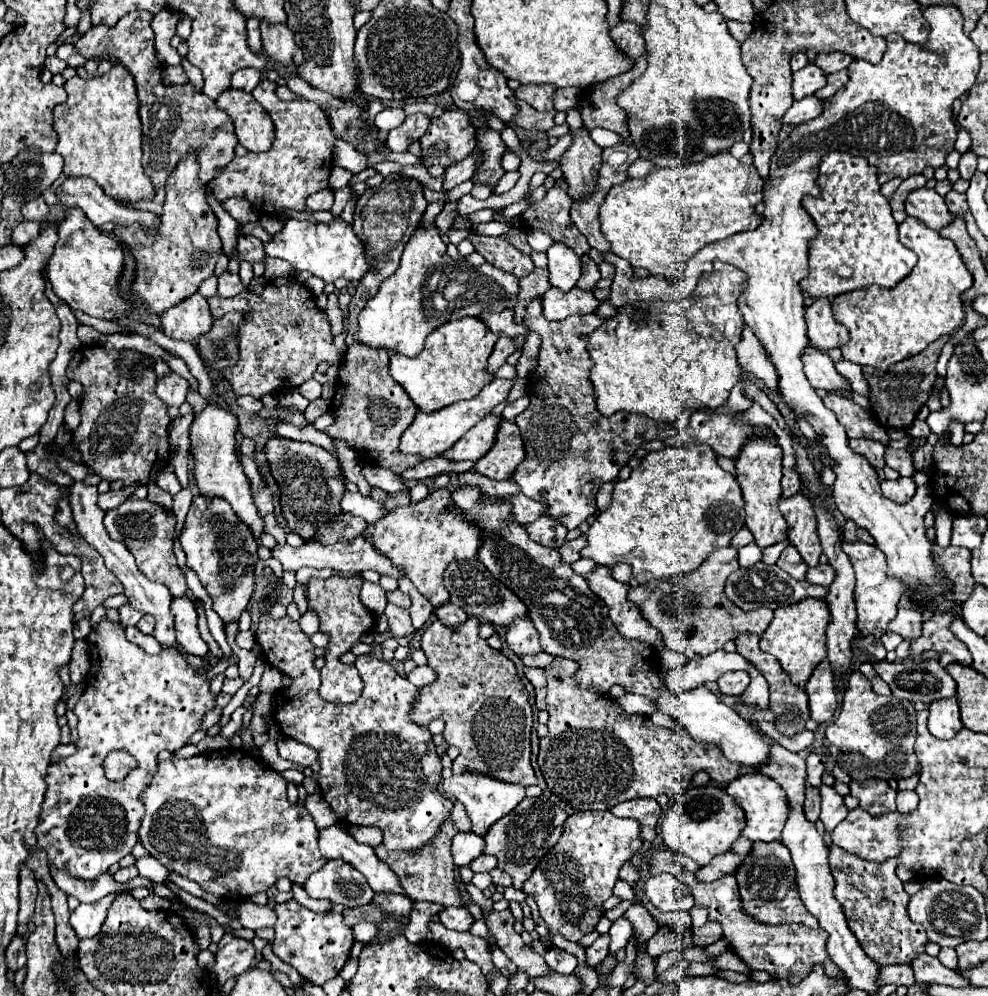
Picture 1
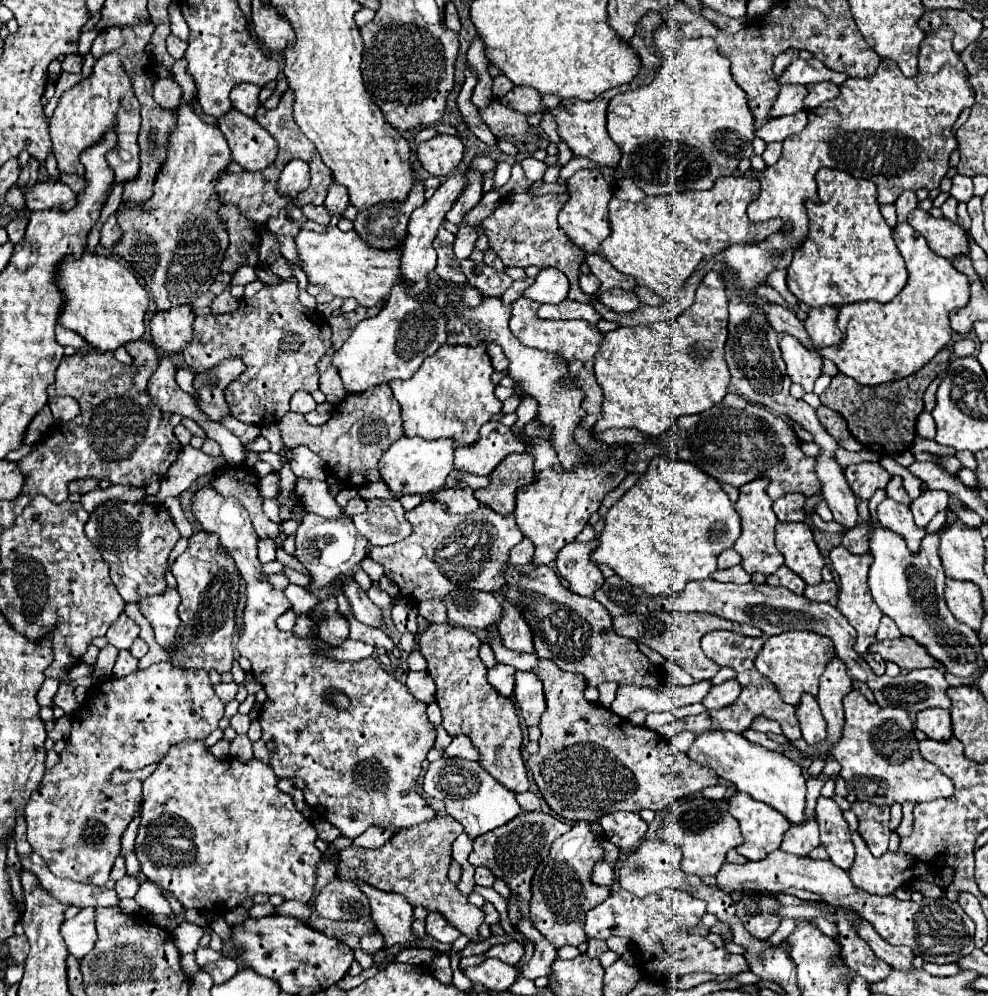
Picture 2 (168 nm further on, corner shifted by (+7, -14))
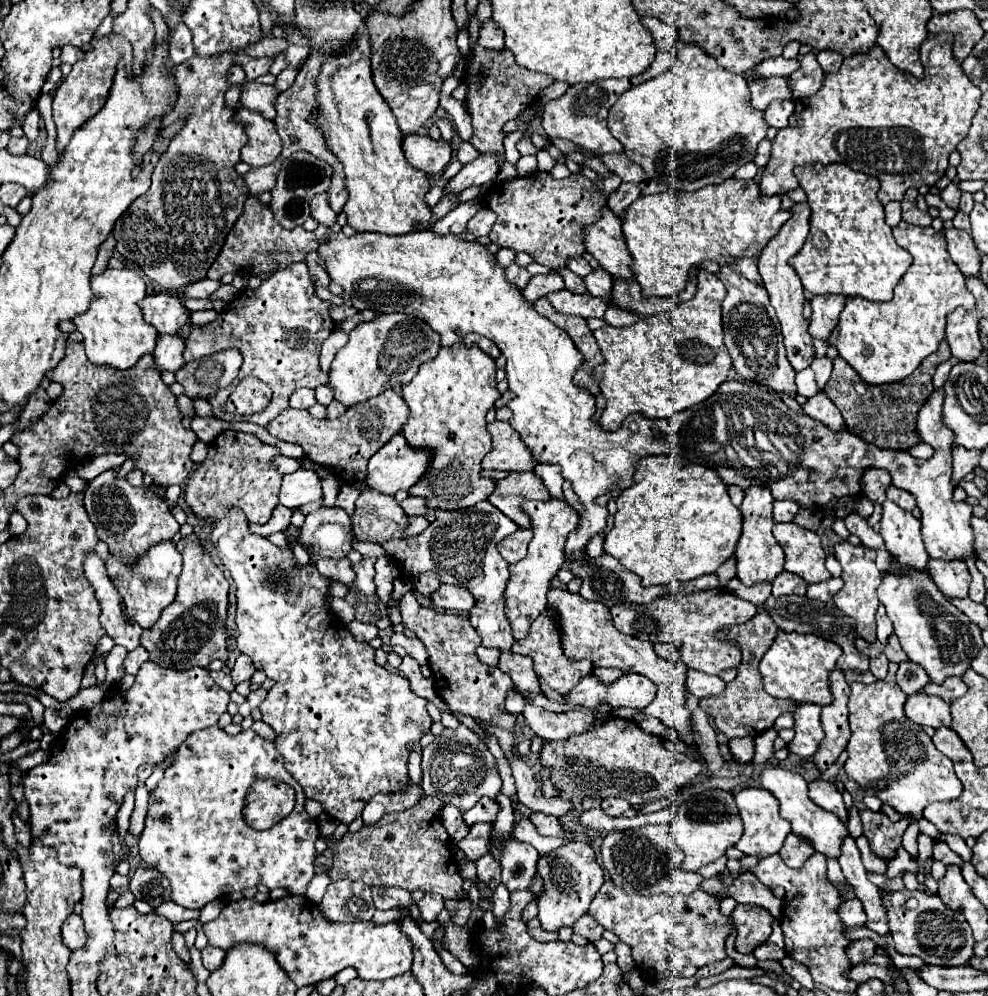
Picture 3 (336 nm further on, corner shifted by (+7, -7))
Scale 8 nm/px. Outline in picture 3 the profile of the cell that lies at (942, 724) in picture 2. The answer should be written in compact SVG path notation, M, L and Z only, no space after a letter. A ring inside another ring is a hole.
M919 692L919 694L913 694L907 698L905 716L921 726L931 726L931 728L951 726L949 704L943 702L941 698L929 696L925 692Z

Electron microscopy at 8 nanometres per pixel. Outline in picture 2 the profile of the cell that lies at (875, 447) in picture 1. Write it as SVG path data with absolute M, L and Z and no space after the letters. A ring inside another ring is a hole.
M859 463L845 469L845 479L859 499L871 499L877 489L883 489L889 481L889 473L879 463Z

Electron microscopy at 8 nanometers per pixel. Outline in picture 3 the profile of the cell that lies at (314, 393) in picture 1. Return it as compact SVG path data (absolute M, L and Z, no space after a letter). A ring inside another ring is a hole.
M299 388L299 390L293 392L293 396L291 396L291 406L293 406L293 408L303 408L303 410L307 410L307 408L311 408L313 404L315 404L315 392L309 390L309 388Z

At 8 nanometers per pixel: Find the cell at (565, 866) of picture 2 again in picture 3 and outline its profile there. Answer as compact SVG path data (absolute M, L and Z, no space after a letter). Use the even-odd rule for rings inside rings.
M571 842L555 852L545 854L537 862L537 870L545 880L545 892L541 900L537 900L537 918L541 920L541 926L551 932L557 932L561 926L573 926L575 920L587 912L593 896L603 884L603 870L595 860L593 848L585 842Z

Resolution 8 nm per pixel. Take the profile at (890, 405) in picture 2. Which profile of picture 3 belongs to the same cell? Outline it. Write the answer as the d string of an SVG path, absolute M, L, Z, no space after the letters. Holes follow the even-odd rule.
M943 340L939 344L939 348L931 356L927 356L921 362L921 366L905 380L893 382L893 384L883 384L883 386L869 386L857 376L857 372L841 356L837 356L833 360L831 378L825 384L823 392L841 410L849 432L853 432L855 436L859 436L867 442L877 444L879 448L909 450L921 442L921 436L917 432L917 412L921 410L925 400L935 390L933 388L935 368L949 358L951 358L951 350L949 350L949 344Z

